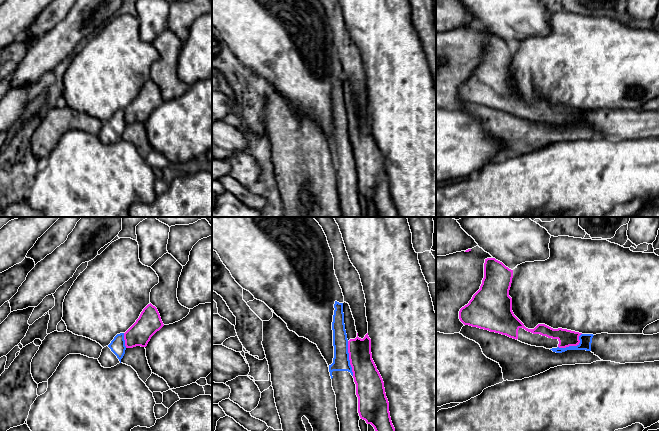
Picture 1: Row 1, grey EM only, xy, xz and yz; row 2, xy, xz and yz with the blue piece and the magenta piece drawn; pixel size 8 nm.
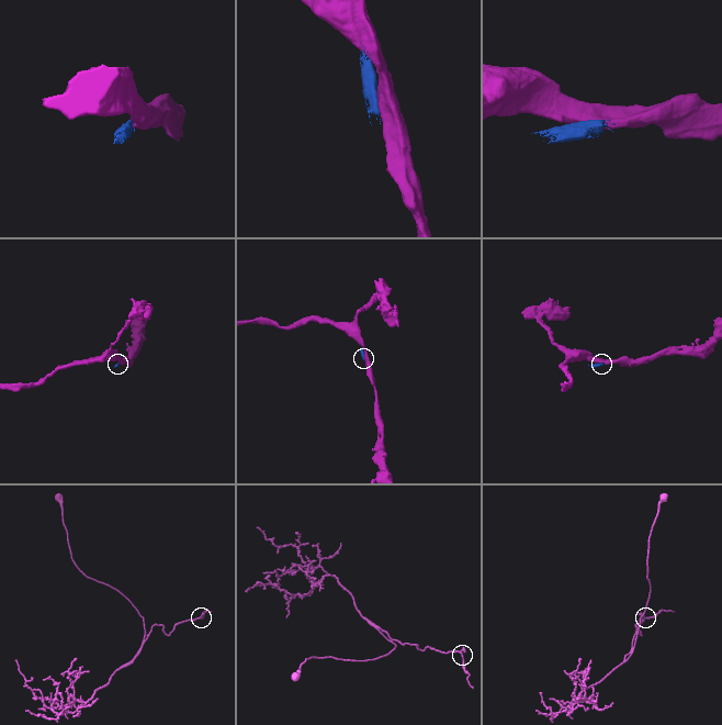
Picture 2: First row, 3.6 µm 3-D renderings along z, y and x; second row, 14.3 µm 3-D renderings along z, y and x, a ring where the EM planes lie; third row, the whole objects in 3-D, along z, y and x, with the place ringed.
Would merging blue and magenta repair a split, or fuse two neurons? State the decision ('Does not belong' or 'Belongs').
Does not belong

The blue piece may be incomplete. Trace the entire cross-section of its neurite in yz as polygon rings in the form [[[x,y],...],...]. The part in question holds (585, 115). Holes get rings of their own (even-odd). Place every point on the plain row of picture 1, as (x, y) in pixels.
[[[659,109],[644,110],[581,110],[577,122],[552,124],[553,128],[567,126],[591,127],[603,137],[615,139],[644,139],[659,137]]]

